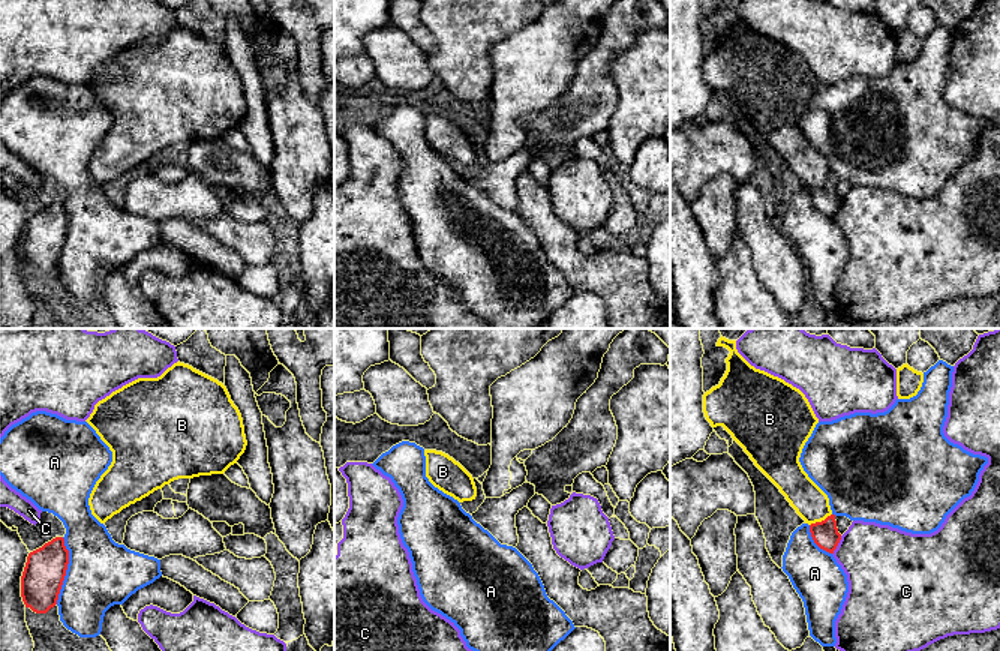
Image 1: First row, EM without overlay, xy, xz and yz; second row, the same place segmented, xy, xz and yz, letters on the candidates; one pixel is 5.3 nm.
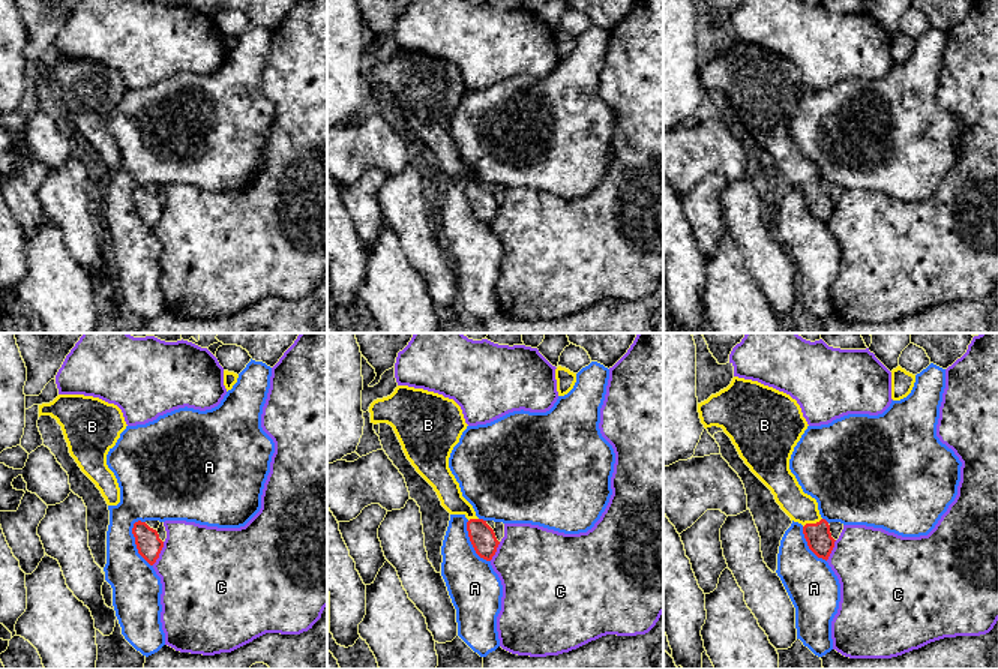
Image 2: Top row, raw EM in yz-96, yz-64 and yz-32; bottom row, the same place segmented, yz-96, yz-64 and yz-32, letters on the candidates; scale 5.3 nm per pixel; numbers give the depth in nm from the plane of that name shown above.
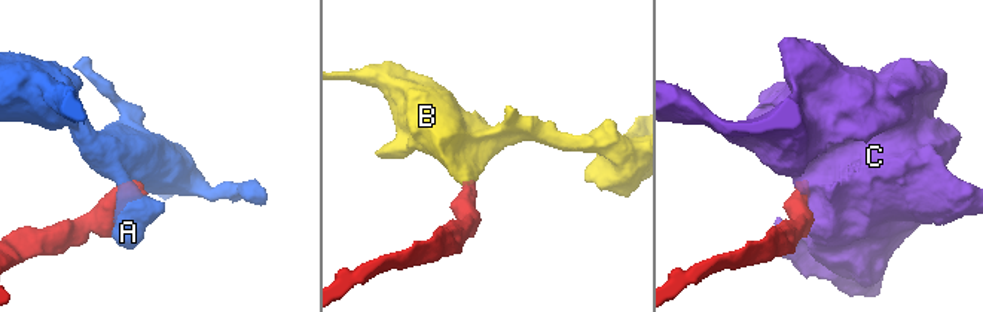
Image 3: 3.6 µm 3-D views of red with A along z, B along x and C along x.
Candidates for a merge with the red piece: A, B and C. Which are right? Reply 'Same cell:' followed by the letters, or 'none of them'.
Same cell: B

